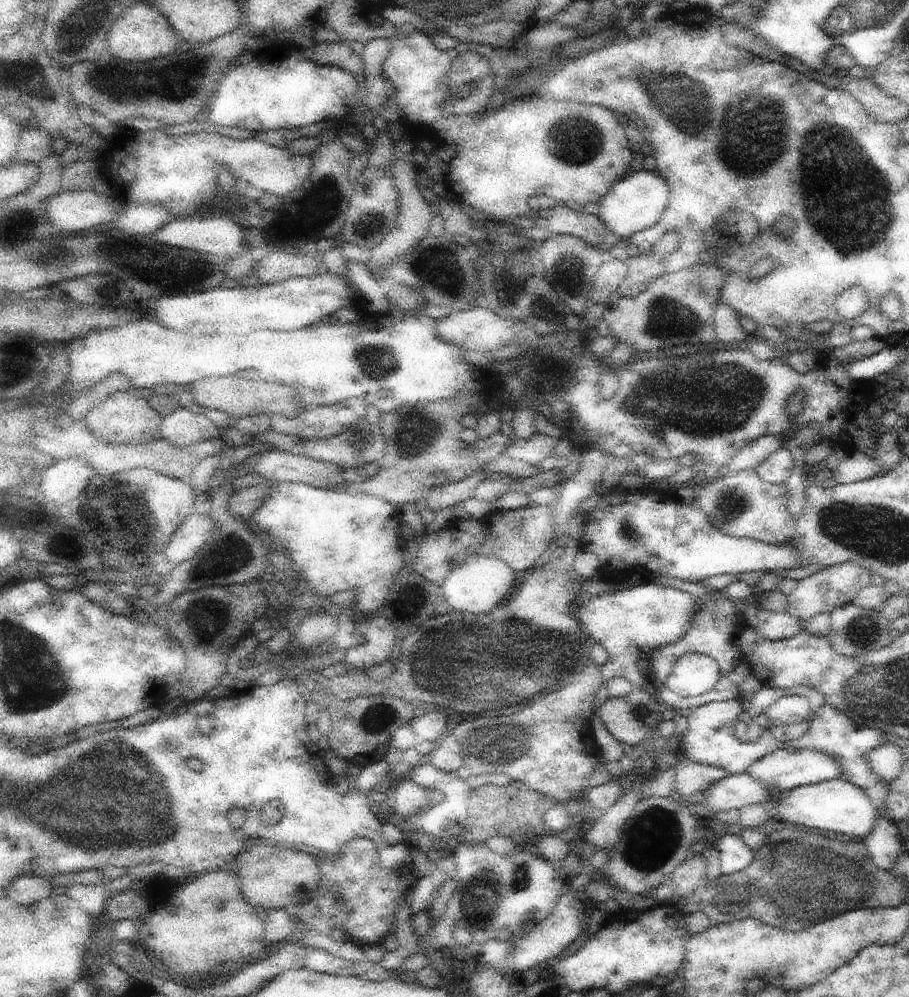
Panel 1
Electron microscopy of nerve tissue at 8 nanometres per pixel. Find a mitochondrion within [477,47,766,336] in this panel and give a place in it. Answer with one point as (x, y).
(684, 99)

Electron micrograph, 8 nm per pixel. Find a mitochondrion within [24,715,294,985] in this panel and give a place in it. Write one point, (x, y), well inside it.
(134, 796)

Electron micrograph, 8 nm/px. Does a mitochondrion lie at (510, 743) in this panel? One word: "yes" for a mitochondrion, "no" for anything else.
yes

